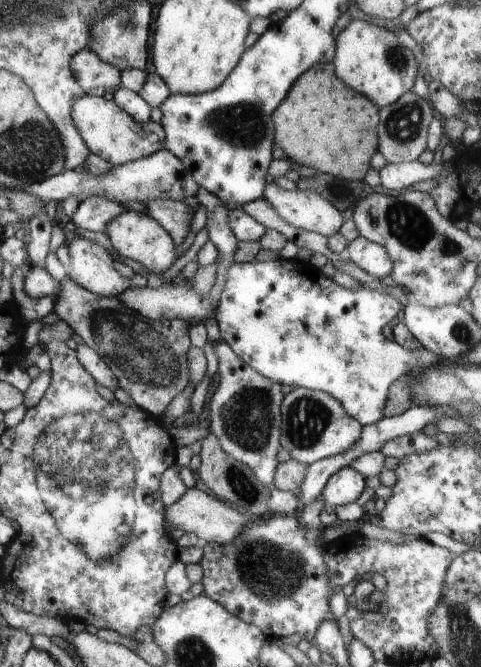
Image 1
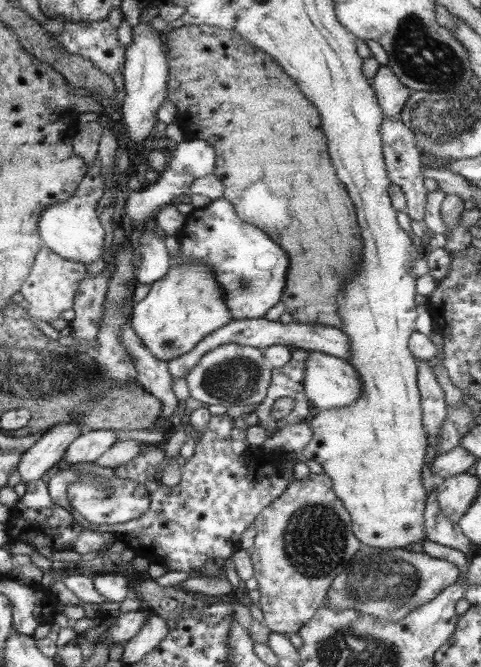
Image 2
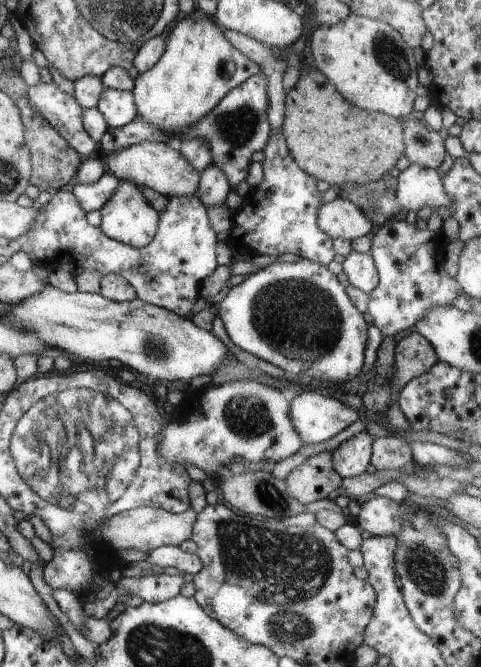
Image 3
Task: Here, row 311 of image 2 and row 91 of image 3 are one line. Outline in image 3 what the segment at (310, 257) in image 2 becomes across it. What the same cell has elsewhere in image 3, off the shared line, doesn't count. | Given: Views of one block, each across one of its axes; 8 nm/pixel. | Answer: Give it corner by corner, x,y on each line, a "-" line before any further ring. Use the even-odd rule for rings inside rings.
308,66
308,70
302,70
296,85
285,94
281,134
285,137
292,159
301,170
314,176
316,180
326,180
328,184
336,184
338,187
340,182
372,183
383,178
403,156
402,119
376,111
362,110
359,106
348,102
316,67

